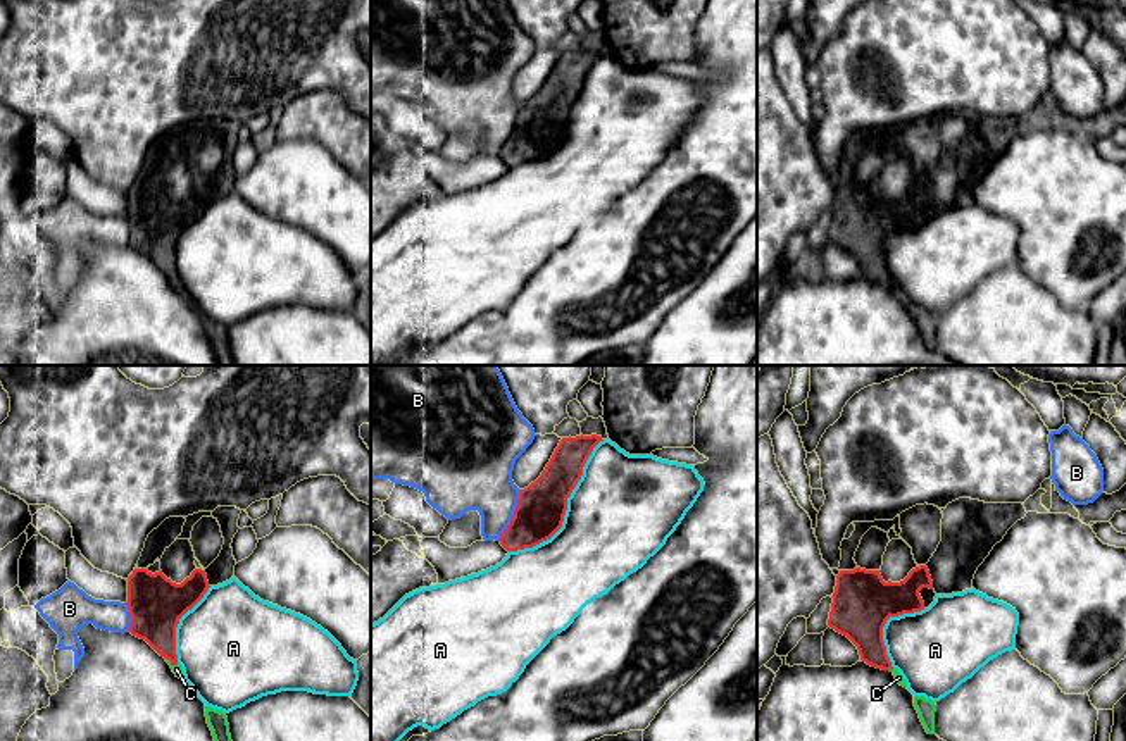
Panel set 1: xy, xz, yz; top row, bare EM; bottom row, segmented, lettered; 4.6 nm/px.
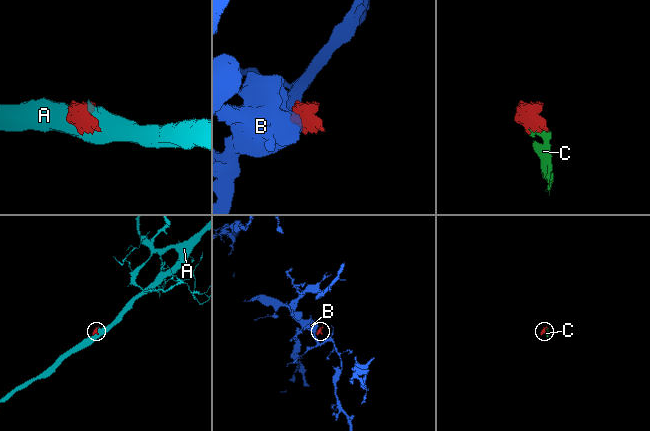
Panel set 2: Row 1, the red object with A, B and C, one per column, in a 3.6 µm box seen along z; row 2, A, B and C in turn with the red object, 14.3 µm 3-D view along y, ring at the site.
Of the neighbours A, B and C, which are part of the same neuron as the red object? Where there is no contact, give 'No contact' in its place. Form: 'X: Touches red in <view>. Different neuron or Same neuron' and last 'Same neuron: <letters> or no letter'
A: Touches red in xz. Different neuron
B: Touches red in xz. Different neuron
C: Touches red in xy. Same neuron
Same neuron: C

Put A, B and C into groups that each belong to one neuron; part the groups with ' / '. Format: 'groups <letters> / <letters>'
groups A / B / C

